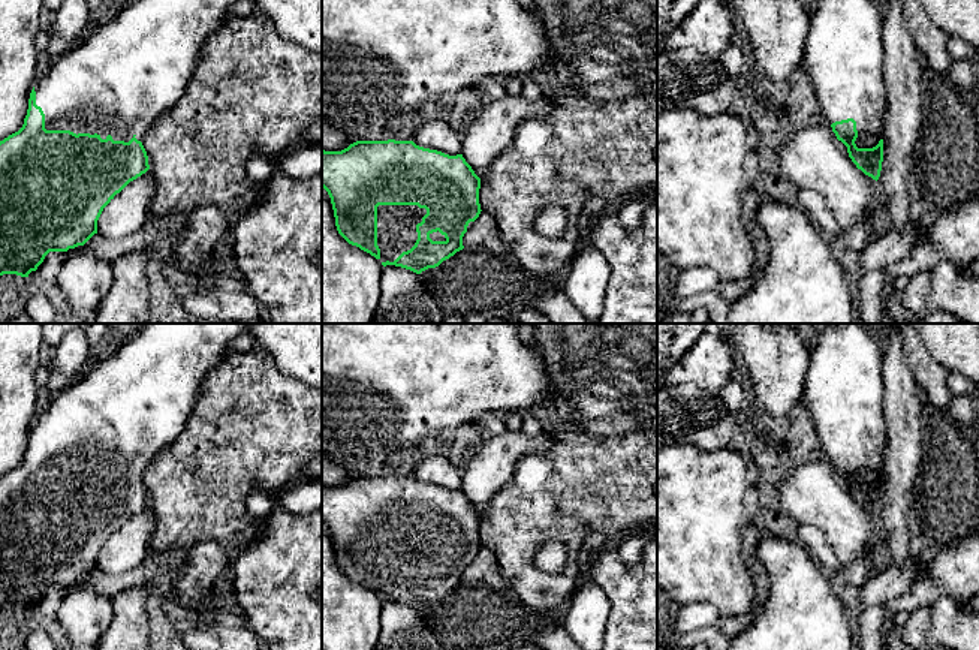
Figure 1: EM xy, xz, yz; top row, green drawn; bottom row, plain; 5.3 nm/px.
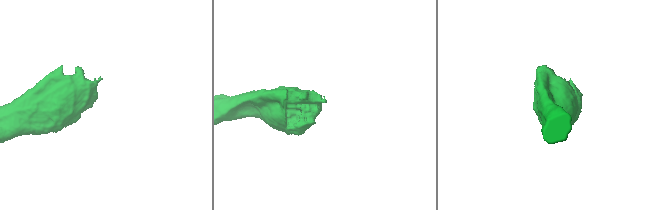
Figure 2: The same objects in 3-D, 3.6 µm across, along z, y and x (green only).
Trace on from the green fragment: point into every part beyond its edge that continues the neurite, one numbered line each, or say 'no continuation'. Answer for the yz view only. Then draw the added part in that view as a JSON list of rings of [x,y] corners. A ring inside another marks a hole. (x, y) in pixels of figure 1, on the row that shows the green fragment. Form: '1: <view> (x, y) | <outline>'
1: yz (845, 53) | [[[817,0],[804,63],[825,123],[853,118],[858,136],[883,139],[883,61],[882,12],[873,0]]]

